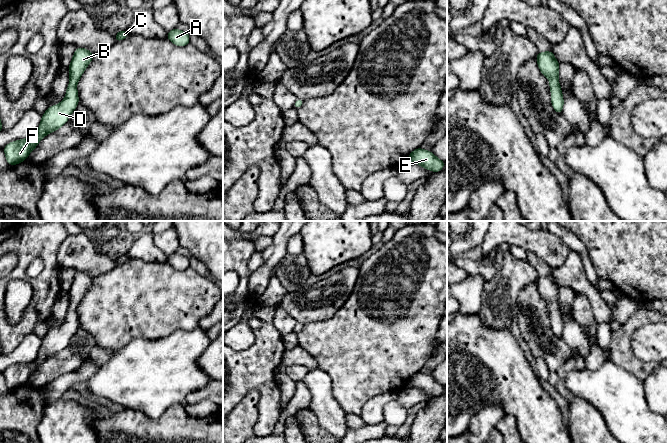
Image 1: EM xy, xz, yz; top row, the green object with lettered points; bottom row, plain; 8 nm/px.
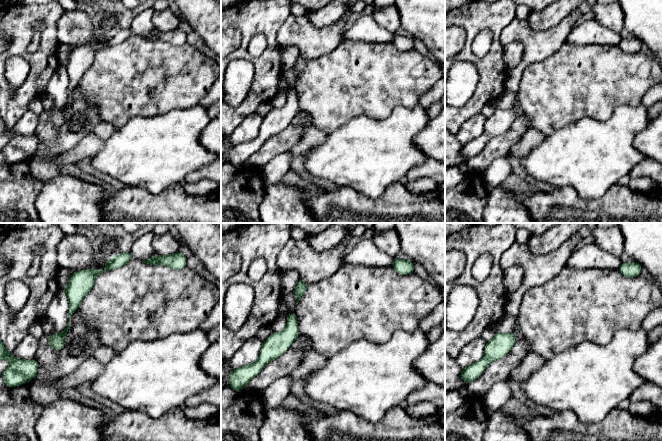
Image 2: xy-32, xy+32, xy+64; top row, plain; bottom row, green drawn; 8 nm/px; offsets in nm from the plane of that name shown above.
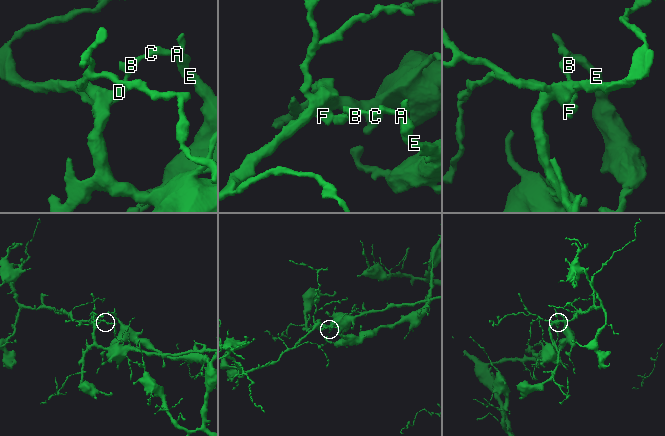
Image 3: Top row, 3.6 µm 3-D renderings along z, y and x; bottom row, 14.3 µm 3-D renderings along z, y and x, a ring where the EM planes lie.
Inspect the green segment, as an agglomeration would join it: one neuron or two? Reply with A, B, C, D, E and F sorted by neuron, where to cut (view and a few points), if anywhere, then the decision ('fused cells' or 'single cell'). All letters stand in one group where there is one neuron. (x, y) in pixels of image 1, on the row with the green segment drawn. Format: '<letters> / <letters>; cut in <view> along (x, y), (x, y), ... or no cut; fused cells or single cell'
A B C E / D F; cut in yz along (557, 80), (550, 85); fused cells

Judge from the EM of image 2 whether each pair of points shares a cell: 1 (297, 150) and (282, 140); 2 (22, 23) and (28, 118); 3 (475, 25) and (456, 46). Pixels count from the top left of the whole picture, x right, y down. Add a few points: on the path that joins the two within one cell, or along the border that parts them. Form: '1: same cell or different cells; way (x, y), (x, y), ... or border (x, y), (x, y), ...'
1: different cells; border (307, 128), (300, 140), (287, 151)
2: different cells; border (28, 109), (12, 128)
3: different cells; border (464, 45), (455, 57)

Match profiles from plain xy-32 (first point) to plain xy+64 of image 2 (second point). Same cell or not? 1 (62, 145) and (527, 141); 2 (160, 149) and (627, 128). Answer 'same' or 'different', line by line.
1: different
2: same

